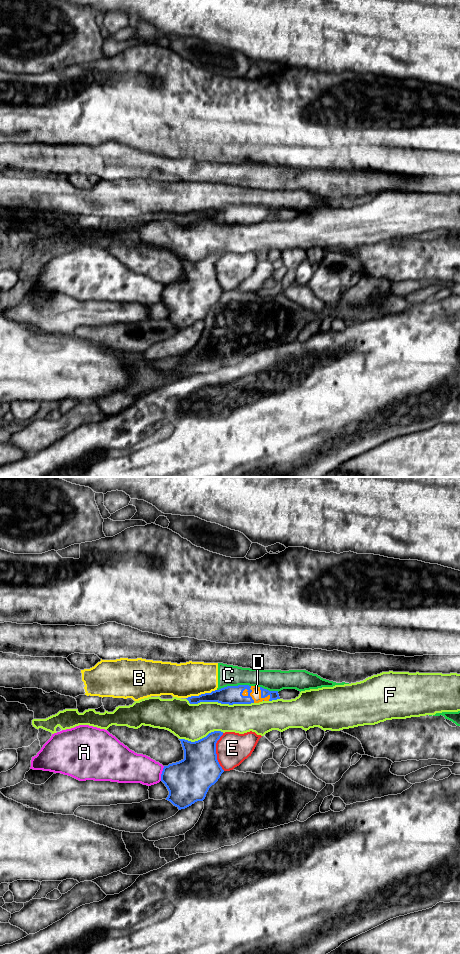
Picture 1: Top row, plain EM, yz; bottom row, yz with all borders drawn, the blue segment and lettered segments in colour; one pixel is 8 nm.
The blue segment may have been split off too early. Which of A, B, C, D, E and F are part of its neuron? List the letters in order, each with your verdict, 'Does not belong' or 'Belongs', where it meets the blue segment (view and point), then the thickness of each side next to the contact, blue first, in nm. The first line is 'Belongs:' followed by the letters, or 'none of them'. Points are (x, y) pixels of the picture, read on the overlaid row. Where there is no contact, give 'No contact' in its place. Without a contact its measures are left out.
Belongs: D
A: Does not belong. Touches blue at yz (162, 773). Thickness 360 nm (blue) against 240 nm
B: Does not belong. Touches blue at yz (201, 694). Thickness 150 nm (blue) against 280 nm
C: Does not belong. Touches blue at yz (233, 686). Thickness 150 nm (blue) against 180 nm
D: Belongs. Touches blue at yz (249, 695). Thickness 150 nm (blue) against 80 nm
E: Does not belong. Touches blue at yz (215, 752). Thickness 320 nm (blue) against 260 nm
F: Does not belong. Touches blue at yz (219, 702). Thickness 150 nm (blue) against 280 nm

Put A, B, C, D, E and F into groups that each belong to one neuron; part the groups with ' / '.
A / B C / D / E / F

